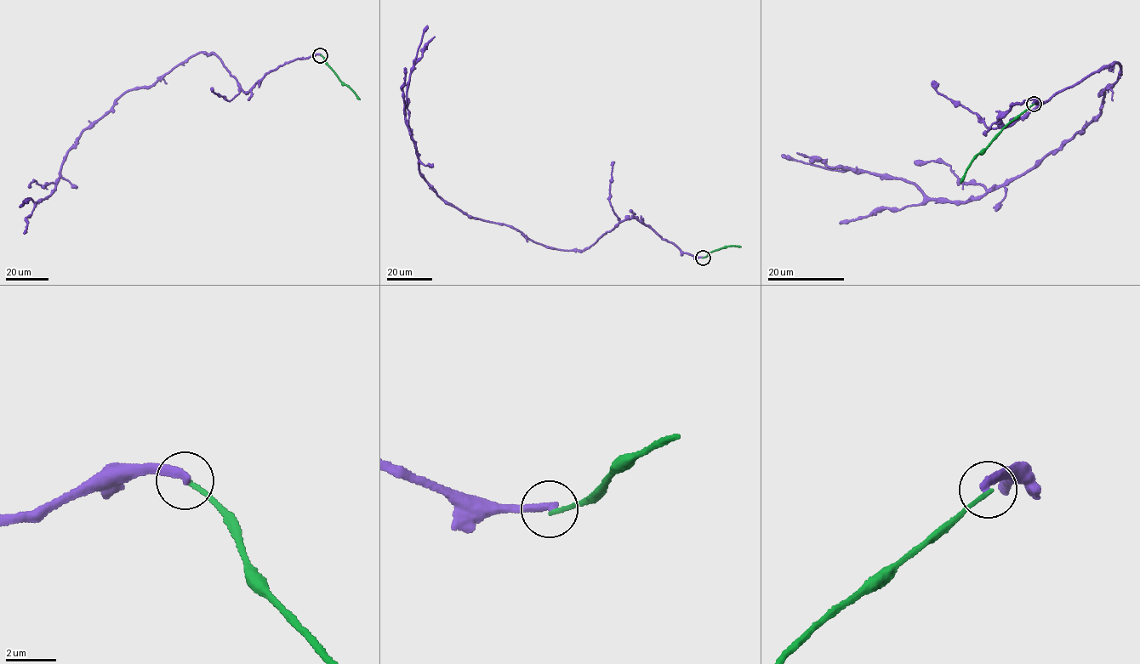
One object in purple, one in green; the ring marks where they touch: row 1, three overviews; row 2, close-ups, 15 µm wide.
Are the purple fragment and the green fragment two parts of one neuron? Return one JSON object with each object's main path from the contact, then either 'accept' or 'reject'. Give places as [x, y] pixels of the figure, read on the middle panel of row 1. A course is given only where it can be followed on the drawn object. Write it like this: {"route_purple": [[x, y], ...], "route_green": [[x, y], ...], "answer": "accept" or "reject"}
{"route_purple": [[703, 258], [634, 218], [582, 251], [555, 249], [471, 218], [437, 195], [420, 173], [405, 111], [427, 25]], "route_green": [[703, 258], [723, 247], [740, 246]], "answer": "reject"}

